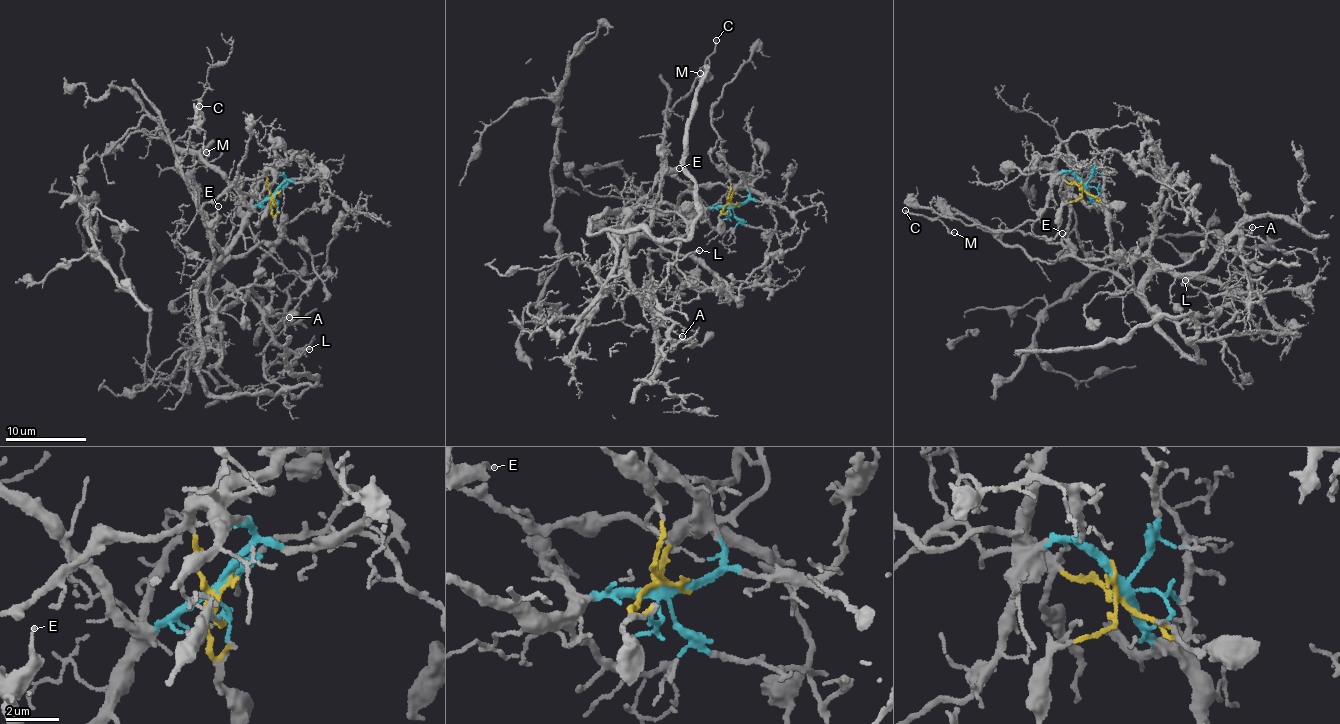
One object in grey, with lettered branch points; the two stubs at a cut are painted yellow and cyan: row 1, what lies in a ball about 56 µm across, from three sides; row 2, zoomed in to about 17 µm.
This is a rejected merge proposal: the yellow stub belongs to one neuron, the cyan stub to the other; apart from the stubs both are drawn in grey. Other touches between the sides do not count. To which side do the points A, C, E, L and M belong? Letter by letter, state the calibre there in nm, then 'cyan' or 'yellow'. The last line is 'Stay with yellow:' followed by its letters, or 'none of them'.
A: calibre 90 nm; cyan
C: calibre 180 nm; yellow
E: calibre 130 nm; yellow
L: calibre 140 nm; cyan
M: calibre 140 nm; yellow
Stay with yellow: C, E, M

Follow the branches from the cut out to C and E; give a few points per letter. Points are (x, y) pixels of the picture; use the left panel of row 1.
C: (275, 193), (261, 176), (232, 182), (198, 207), (177, 160), (190, 128), (203, 120), (200, 106)
E: (275, 193), (268, 189), (266, 179), (261, 176), (229, 185), (205, 204), (202, 214), (213, 219), (218, 206)

